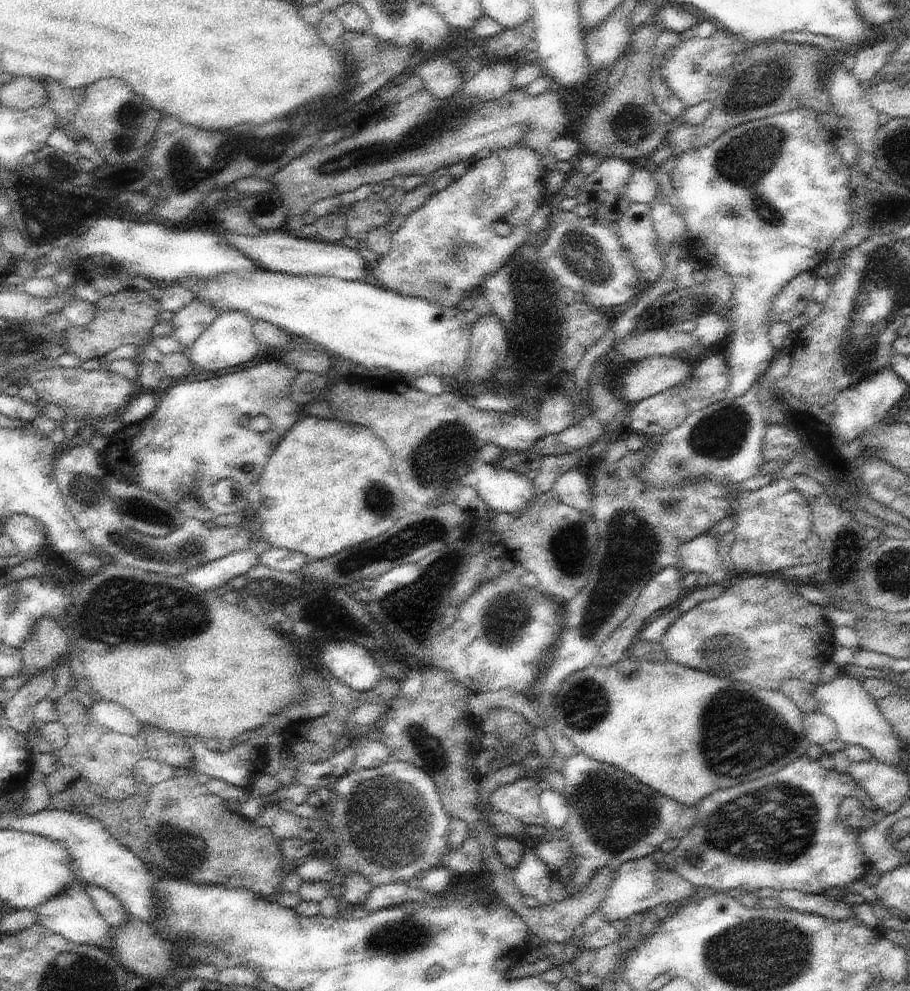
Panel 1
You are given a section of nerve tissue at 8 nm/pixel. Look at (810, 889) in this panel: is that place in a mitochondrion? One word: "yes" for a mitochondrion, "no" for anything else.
no

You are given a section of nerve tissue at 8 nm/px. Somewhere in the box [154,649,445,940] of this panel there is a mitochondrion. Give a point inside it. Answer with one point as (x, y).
(387, 820)

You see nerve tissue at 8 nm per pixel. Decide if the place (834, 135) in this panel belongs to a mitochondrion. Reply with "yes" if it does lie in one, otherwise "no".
no

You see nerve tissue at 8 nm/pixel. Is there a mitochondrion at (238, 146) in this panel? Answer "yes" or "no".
no

